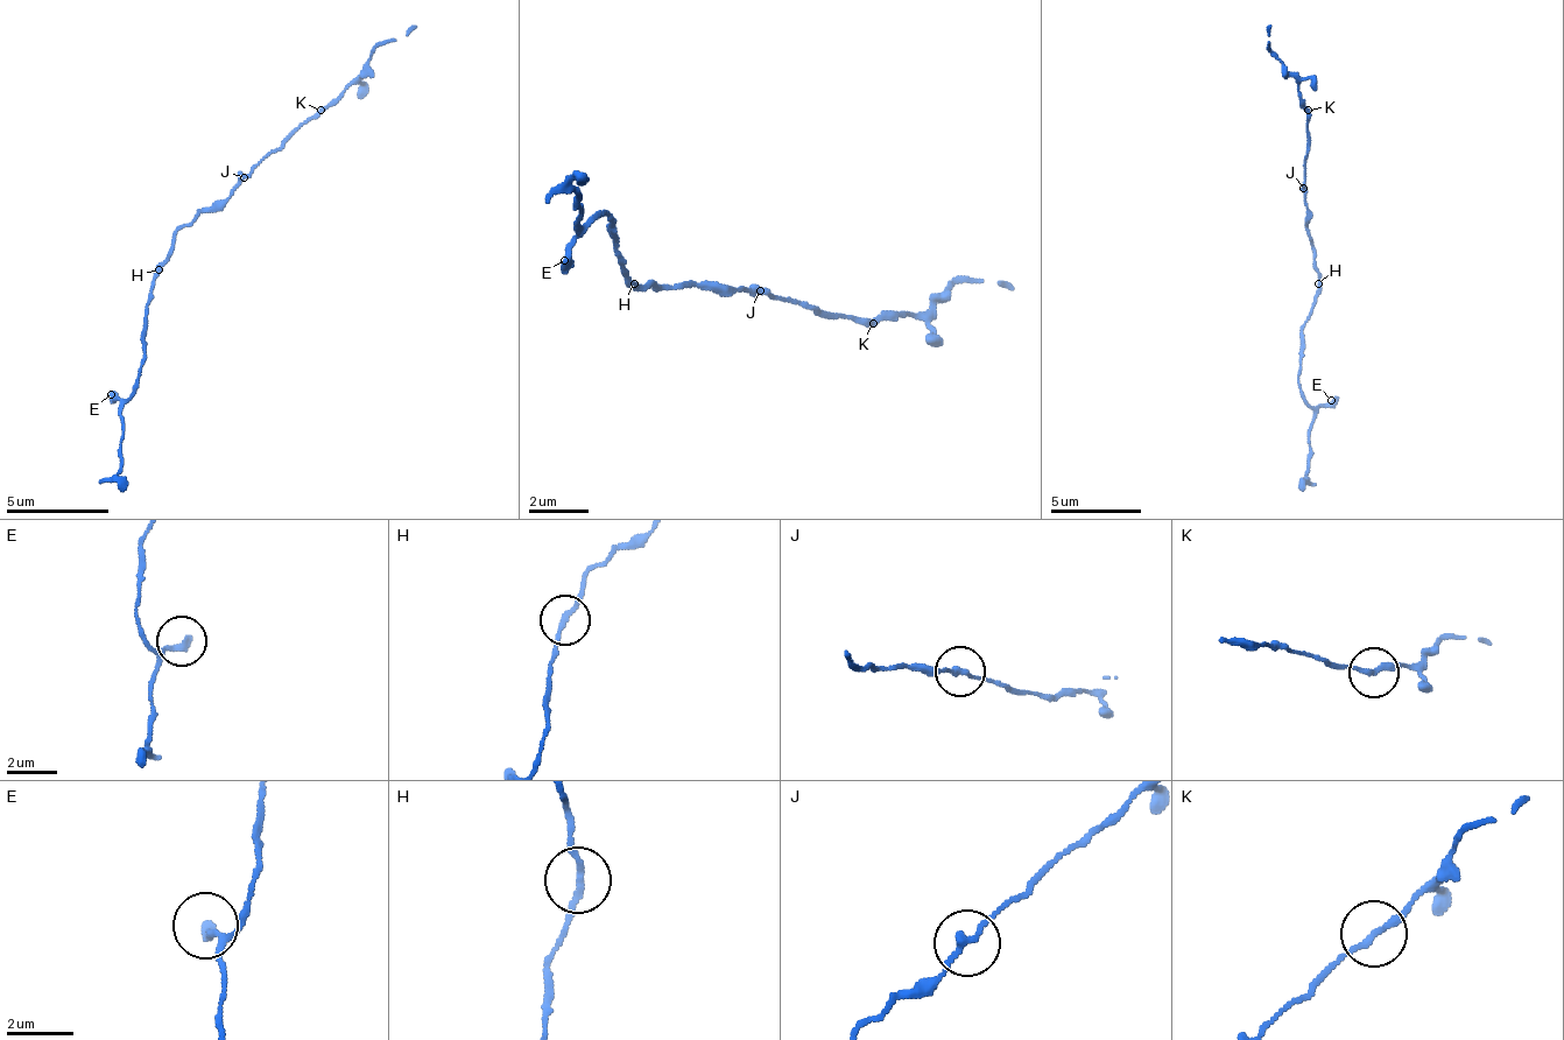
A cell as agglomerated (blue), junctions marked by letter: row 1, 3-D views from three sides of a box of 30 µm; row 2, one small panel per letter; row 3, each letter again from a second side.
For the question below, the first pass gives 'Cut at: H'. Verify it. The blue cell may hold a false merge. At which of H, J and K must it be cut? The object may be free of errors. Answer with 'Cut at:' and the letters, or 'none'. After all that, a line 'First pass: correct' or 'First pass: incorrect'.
Cut at: none
First pass: incorrect

